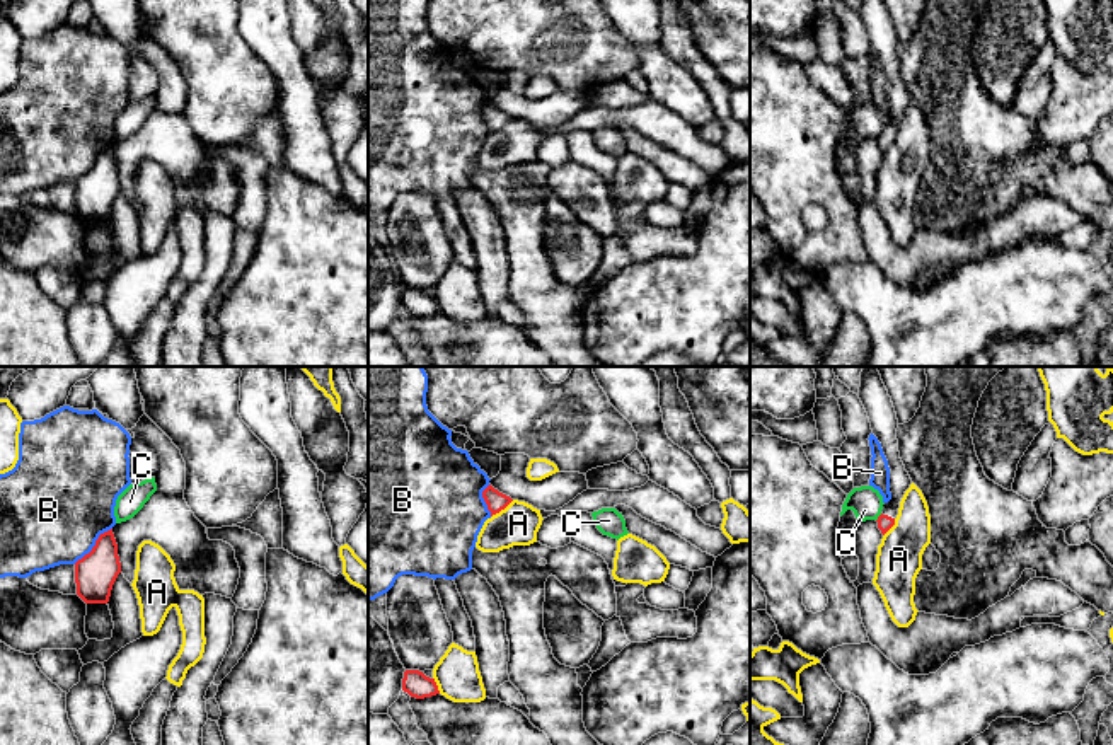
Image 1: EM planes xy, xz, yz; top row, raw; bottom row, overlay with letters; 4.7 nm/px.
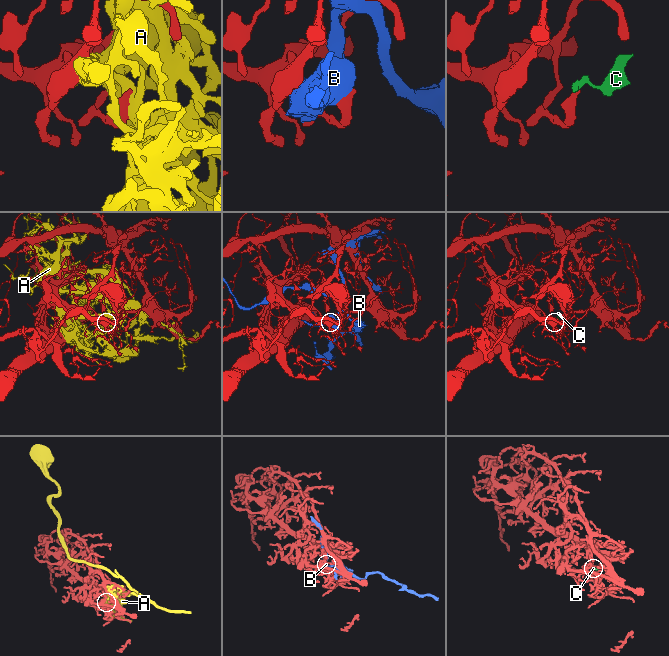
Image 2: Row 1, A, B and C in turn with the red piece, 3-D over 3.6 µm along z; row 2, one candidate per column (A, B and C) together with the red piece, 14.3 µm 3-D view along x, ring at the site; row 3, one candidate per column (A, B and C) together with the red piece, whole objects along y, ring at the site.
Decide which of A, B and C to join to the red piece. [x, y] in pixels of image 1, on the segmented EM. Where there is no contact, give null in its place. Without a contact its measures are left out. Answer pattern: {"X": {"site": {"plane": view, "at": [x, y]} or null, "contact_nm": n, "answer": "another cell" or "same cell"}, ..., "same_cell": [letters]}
{"A": {"site": {"plane": "xz", "at": [501, 508]}, "contact_nm": 140, "answer": "another cell"}, "B": {"site": {"plane": "xy", "at": [94, 546]}, "contact_nm": 260, "answer": "another cell"}, "C": {"site": {"plane": "yz", "at": [878, 517]}, "contact_nm": 50, "answer": "another cell"}, "same_cell": []}

